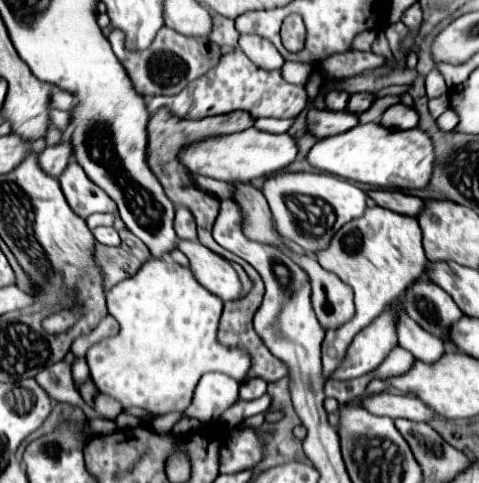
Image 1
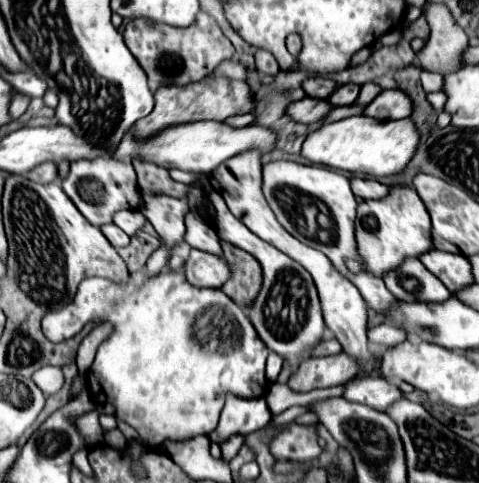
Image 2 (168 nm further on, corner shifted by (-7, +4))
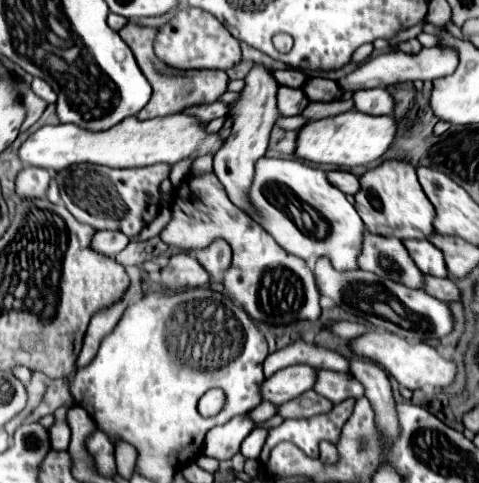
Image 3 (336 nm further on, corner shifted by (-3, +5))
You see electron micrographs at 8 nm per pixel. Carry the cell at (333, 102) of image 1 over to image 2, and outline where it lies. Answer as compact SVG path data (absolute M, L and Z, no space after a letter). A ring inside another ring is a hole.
M308 77L302 83L302 89L308 93L308 97L316 97L316 99L328 99L332 95L332 91L336 91L336 81L326 79L326 77Z

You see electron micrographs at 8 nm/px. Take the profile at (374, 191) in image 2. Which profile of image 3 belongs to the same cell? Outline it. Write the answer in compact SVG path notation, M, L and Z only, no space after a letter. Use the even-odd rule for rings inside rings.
M330 170L326 176L328 176L328 182L332 182L332 186L342 190L344 194L356 194L360 190L360 182L352 172Z

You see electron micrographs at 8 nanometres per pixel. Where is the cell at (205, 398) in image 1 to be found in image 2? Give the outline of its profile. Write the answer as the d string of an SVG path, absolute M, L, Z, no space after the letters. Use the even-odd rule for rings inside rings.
M226 395L226 403L220 415L220 425L216 429L216 443L222 443L232 433L252 433L270 423L272 413L264 397L260 399L240 399L238 395Z

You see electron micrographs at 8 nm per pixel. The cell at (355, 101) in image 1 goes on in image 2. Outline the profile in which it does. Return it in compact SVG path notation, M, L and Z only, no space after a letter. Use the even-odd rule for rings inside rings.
M342 85L332 93L332 97L328 101L332 105L336 105L336 107L338 105L354 105L358 95L360 95L360 87L358 85Z

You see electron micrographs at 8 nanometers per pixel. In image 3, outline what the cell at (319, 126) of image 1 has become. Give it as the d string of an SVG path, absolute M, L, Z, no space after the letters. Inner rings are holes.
M278 86L276 98L278 98L278 110L282 116L296 116L308 106L308 98L304 96L302 90L296 90L296 88Z

